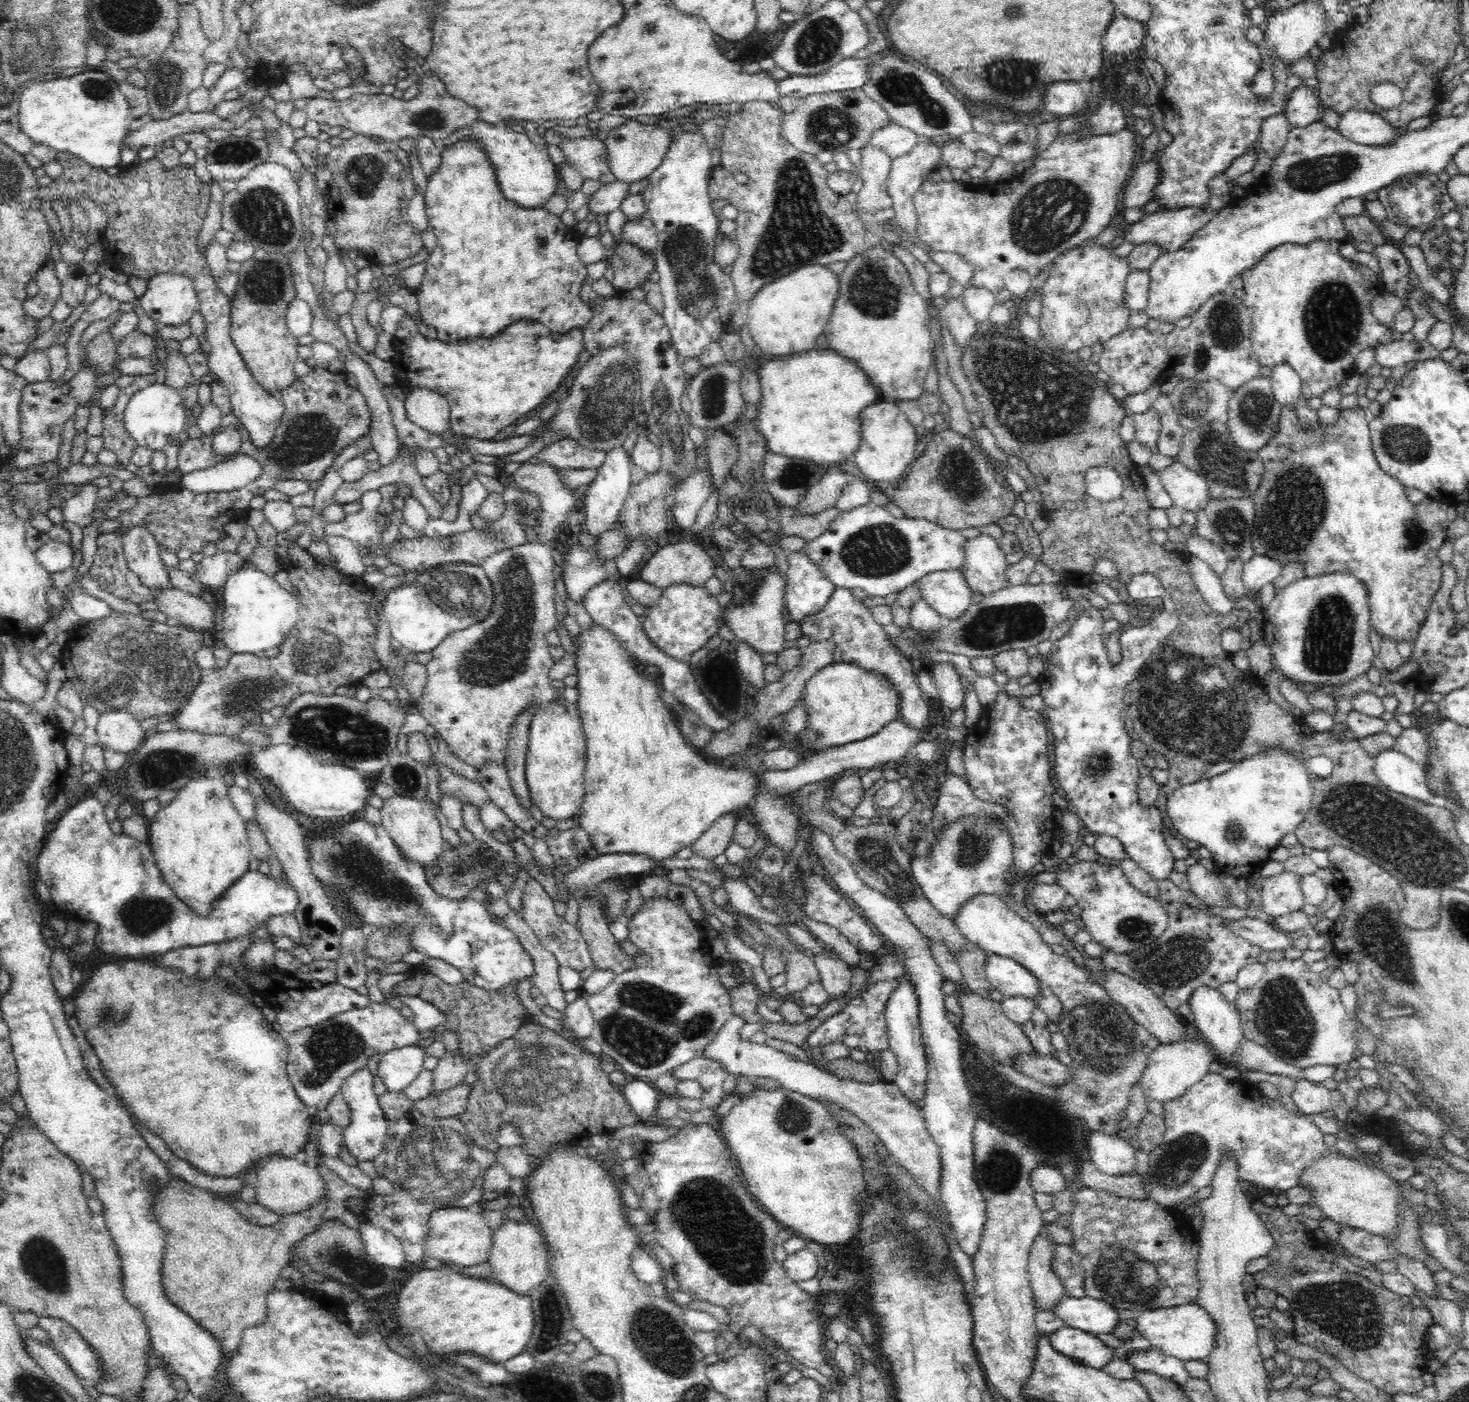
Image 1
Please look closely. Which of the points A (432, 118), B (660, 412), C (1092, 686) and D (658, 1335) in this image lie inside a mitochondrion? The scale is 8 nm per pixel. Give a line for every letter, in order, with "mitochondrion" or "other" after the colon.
A: mitochondrion
B: mitochondrion
C: other
D: mitochondrion

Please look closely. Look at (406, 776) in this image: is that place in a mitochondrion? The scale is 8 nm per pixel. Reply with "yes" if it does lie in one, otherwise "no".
yes

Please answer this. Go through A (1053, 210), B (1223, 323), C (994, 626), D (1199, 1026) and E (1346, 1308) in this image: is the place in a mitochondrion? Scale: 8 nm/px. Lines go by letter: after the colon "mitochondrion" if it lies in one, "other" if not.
A: mitochondrion
B: mitochondrion
C: mitochondrion
D: other
E: mitochondrion

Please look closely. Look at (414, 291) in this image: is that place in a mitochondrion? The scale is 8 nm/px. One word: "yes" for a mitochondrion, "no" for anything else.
no

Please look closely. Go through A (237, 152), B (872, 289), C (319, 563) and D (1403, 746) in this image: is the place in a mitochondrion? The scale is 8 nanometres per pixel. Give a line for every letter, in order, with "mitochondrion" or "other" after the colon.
A: mitochondrion
B: mitochondrion
C: other
D: other

